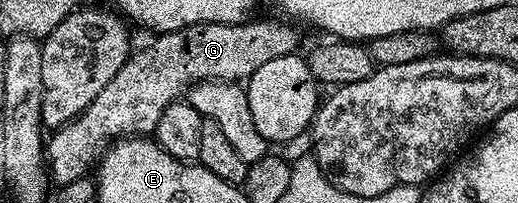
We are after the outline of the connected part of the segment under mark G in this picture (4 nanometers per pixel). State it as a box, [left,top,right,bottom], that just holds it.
[44,20,299,187]

